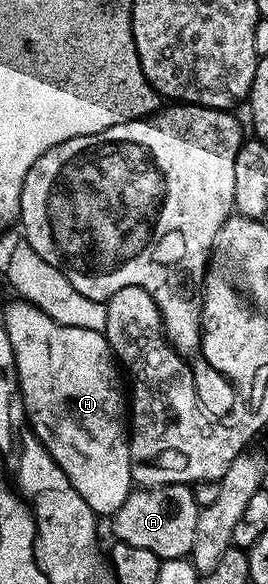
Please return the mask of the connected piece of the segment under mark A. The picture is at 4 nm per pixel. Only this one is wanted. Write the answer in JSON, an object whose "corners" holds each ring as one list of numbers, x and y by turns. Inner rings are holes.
{"corners":[[169,484,163,488,135,487,124,506,114,512,113,539,119,544,152,550,152,554,156,554,161,561,186,558,192,550,192,538,196,538,199,511,194,489,189,484]]}

